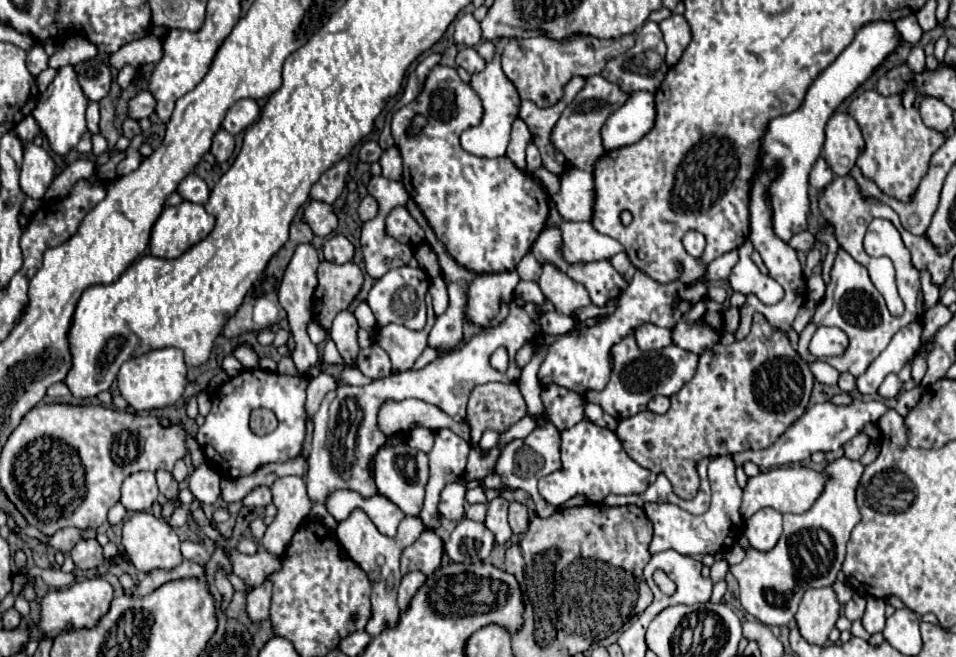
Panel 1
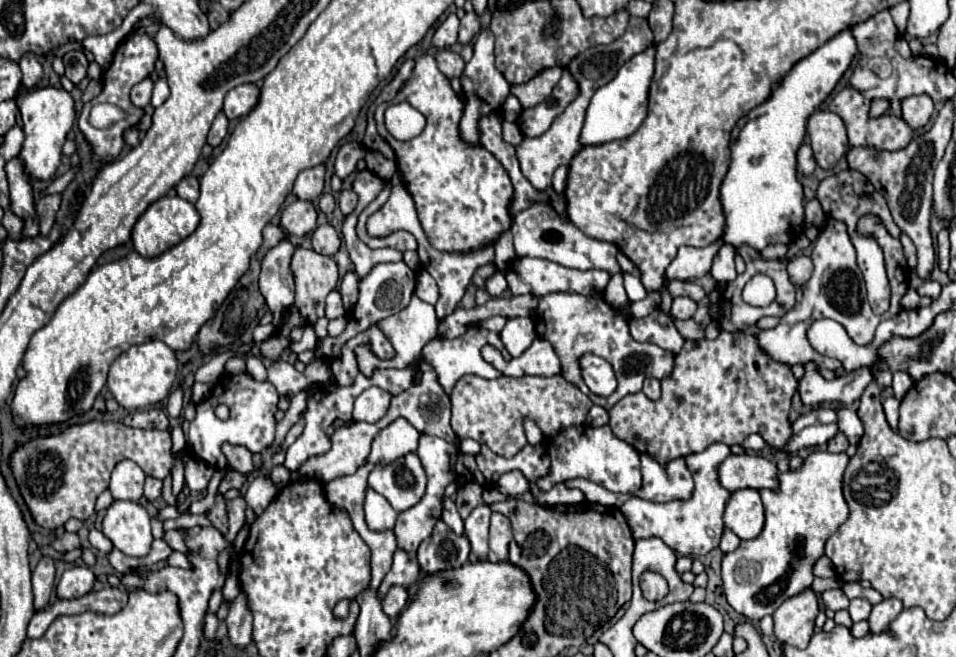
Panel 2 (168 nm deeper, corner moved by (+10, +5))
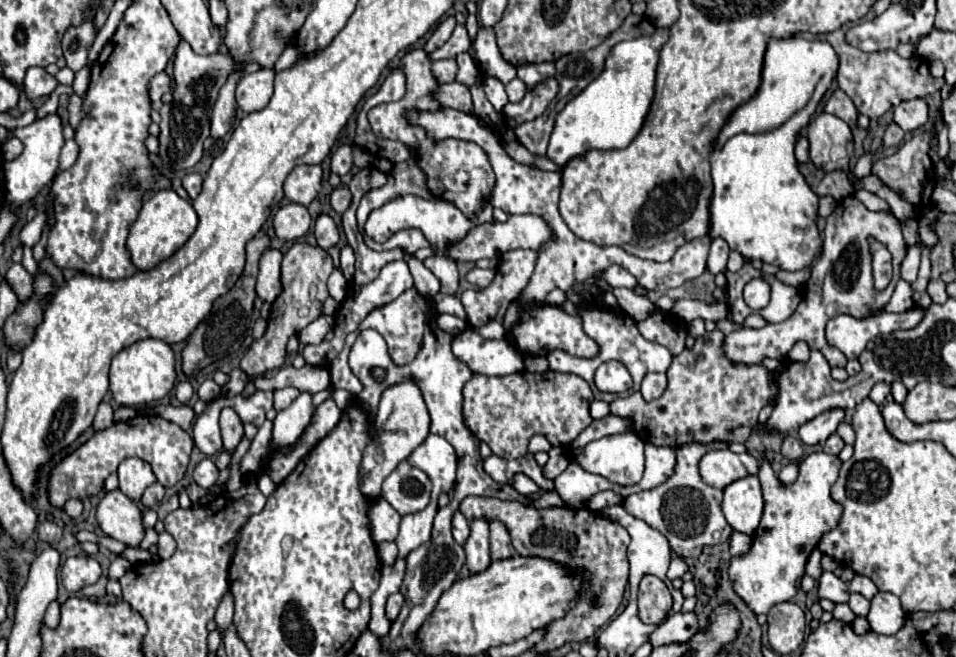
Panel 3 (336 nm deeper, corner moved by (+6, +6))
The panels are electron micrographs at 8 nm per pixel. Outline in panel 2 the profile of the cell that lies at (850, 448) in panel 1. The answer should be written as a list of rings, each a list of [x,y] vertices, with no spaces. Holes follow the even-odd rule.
[[[838,432],[838,434],[828,442],[828,450],[830,450],[830,452],[846,452],[846,448],[848,448],[848,438],[846,438],[842,432]]]

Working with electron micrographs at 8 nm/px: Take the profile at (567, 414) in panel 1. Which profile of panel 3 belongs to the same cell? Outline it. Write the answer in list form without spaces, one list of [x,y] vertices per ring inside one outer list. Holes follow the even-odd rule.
[[[556,371],[546,373],[512,373],[504,377],[488,377],[488,375],[472,375],[472,379],[464,385],[464,419],[468,429],[484,441],[494,455],[504,459],[518,459],[528,453],[528,441],[532,435],[544,435],[556,447],[568,447],[580,431],[584,431],[590,423],[590,403],[594,401],[590,385],[578,375],[566,375]]]

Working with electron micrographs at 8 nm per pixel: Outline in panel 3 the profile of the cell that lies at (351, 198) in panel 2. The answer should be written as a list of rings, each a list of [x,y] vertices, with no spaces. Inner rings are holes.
[[[336,187],[332,193],[330,193],[330,207],[336,211],[336,213],[344,213],[348,209],[352,201],[352,195],[348,191],[348,187]]]

